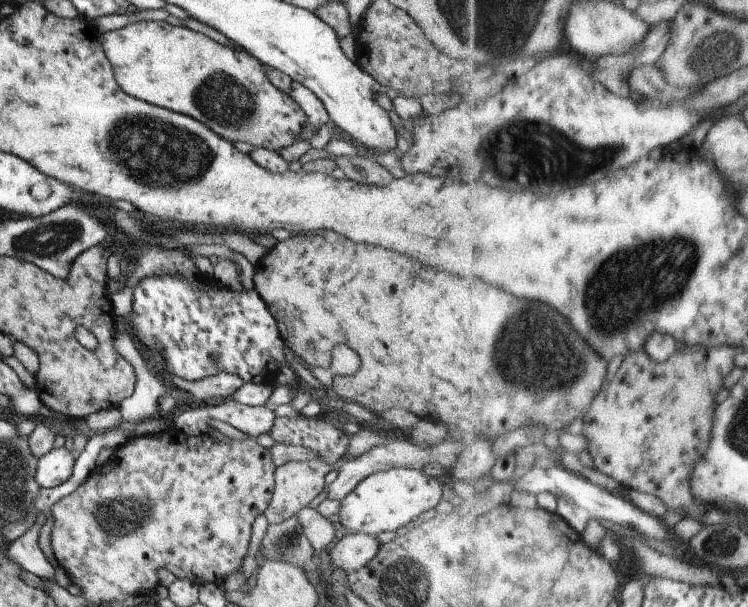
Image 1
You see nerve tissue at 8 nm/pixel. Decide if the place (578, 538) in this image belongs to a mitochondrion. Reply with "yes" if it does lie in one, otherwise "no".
no

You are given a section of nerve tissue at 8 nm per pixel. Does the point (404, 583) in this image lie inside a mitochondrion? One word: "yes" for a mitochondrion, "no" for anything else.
yes

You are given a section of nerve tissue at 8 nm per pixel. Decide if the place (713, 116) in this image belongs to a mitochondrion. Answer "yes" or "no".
no

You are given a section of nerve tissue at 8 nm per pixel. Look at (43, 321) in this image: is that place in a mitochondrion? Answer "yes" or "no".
no

